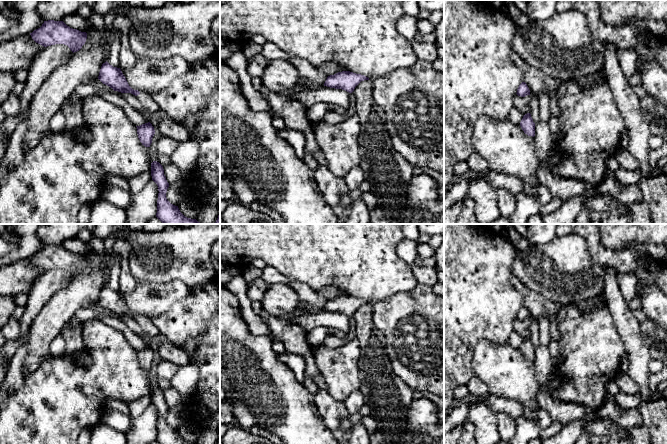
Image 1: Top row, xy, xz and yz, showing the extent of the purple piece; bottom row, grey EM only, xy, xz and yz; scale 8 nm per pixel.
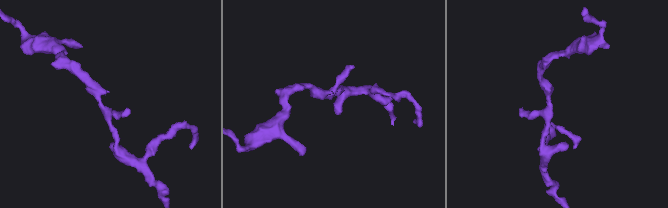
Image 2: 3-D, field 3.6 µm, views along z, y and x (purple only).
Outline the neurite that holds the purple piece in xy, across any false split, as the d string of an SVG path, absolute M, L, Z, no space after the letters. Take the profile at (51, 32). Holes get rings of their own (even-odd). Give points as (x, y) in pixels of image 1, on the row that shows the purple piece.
M54 20L44 21L42 26L34 30L30 35L36 43L44 47L64 44L73 53L79 51L87 39L86 32L70 28L63 21Z

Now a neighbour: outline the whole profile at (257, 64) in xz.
M258 54L248 59L247 71L251 77L261 77L269 64L269 59Z

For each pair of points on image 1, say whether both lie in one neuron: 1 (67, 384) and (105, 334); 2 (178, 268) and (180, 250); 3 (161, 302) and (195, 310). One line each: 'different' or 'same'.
1: same
2: same
3: different

